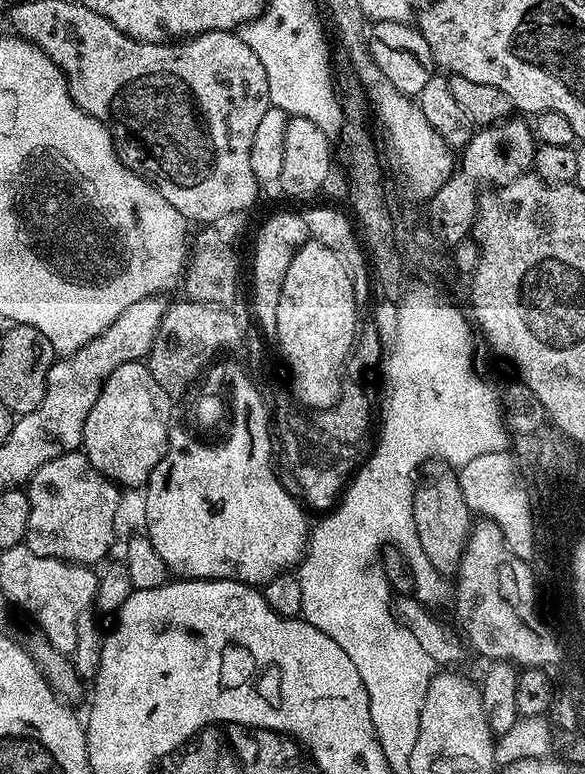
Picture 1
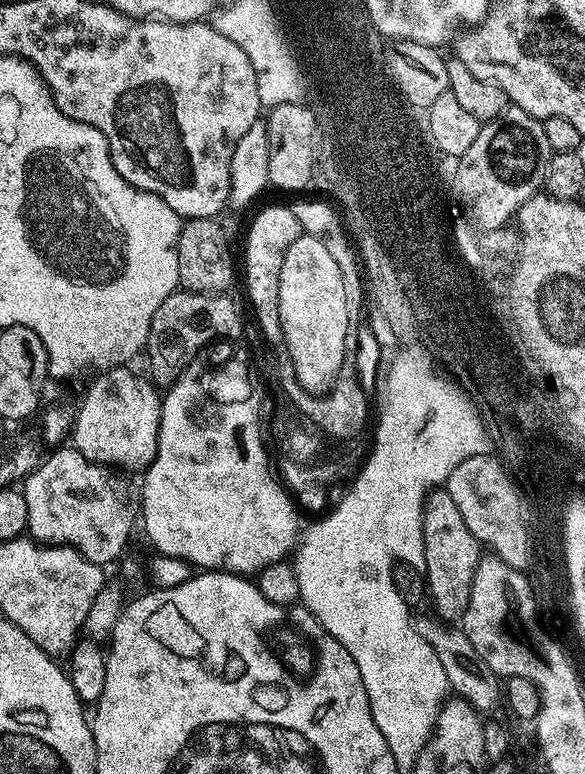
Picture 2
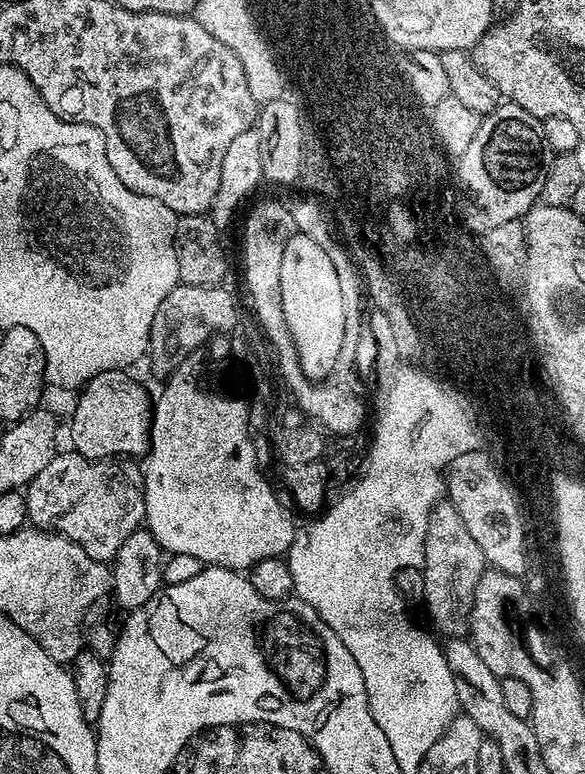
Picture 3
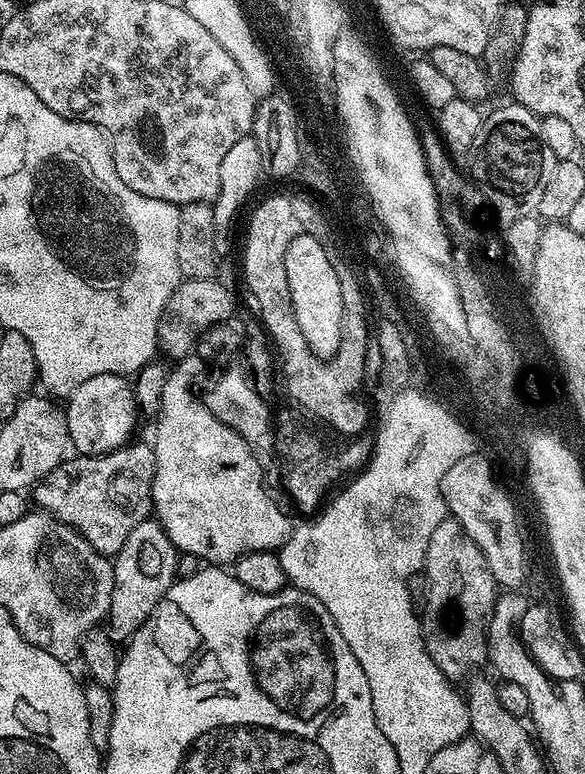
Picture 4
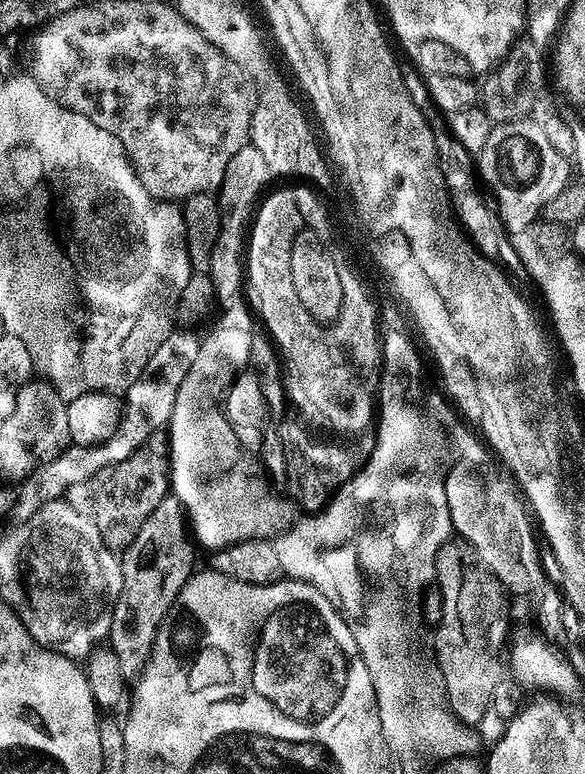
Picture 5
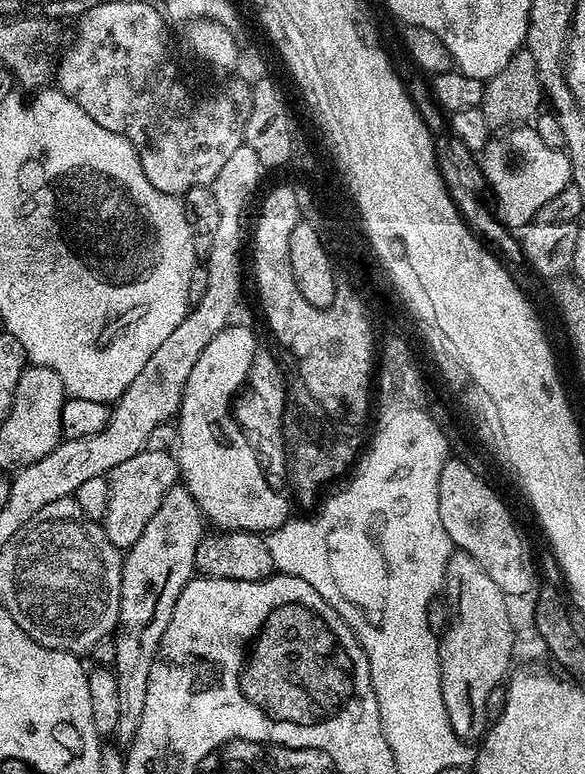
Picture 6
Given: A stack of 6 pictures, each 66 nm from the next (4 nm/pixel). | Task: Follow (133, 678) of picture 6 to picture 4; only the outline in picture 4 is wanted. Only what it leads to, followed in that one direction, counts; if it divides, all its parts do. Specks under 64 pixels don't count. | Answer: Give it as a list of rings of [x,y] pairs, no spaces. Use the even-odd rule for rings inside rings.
[[[155,518],[138,522],[130,530],[130,538],[118,550],[112,560],[114,570],[114,594],[110,598],[110,610],[106,617],[110,635],[116,642],[127,642],[150,618],[150,614],[162,602],[166,590],[176,583],[178,549],[163,525]]]

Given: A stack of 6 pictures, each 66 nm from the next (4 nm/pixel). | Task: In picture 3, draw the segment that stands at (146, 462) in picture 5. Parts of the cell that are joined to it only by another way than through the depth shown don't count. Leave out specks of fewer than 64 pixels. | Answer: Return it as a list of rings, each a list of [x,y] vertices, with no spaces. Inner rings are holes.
[[[74,450],[61,451],[26,485],[29,521],[37,529],[58,532],[72,540],[90,558],[112,562],[130,533],[144,524],[144,473],[141,465],[128,462],[124,472],[119,463],[87,460]]]

